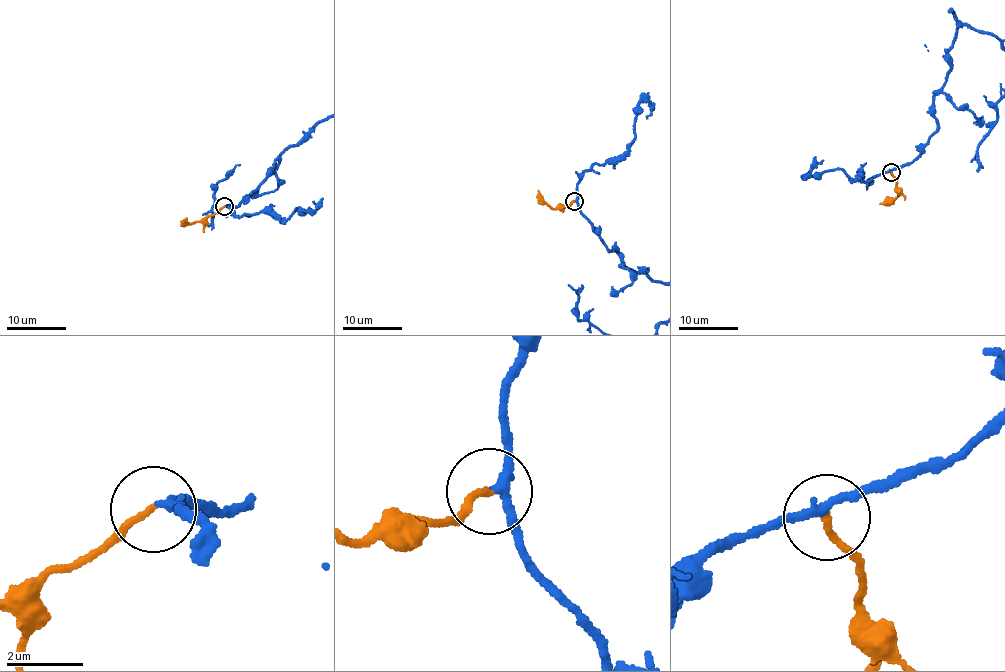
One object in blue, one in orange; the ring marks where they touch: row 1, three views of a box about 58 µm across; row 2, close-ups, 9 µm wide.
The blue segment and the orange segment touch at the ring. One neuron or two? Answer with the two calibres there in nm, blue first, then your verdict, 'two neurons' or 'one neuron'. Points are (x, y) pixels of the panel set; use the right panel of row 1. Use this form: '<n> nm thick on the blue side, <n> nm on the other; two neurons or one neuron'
240 nm thick on the blue side, 160 nm on the other; one neuron

